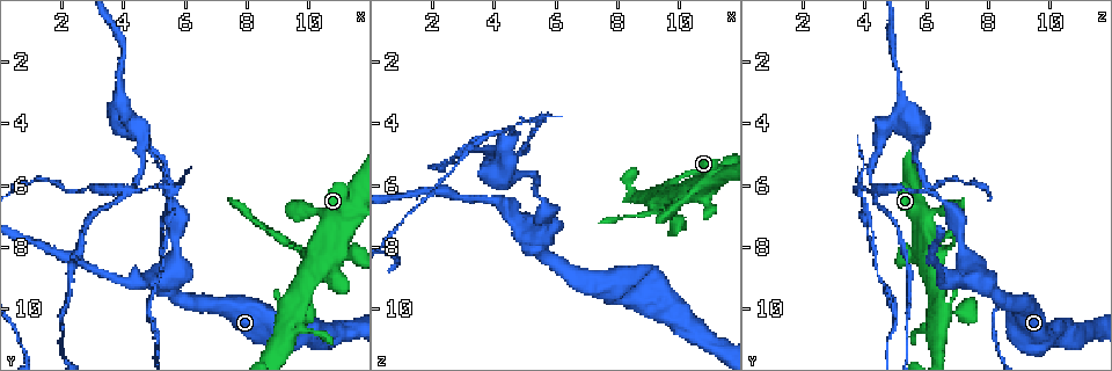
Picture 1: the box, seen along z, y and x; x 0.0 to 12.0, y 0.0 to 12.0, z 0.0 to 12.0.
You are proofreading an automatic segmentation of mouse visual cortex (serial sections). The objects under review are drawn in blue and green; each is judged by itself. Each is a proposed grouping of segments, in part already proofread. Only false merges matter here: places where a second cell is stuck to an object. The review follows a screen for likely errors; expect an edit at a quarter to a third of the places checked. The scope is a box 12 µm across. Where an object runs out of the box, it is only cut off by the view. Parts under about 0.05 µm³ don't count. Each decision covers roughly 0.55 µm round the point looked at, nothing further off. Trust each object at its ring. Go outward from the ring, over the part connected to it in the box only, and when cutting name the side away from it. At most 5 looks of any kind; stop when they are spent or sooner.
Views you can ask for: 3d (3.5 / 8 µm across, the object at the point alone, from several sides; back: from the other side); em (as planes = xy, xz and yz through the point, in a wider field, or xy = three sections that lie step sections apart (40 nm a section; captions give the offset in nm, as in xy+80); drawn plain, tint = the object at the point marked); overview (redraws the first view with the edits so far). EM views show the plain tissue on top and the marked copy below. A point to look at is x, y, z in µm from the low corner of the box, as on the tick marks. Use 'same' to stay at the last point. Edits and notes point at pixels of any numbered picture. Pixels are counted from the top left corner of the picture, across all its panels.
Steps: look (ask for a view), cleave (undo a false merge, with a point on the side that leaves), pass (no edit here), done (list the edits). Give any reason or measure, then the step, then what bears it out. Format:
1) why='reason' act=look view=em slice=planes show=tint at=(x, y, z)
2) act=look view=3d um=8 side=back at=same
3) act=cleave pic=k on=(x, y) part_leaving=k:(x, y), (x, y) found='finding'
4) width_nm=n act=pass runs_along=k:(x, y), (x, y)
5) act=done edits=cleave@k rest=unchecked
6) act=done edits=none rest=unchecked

act=look view=3d um=3.5 at=(5.5, 9.1, 7.9)

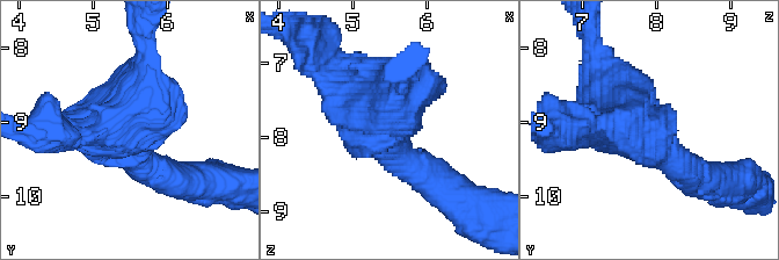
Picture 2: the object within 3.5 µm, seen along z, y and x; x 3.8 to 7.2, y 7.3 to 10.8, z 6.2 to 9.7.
why='need the tissue' act=look view=em slice=planes show=tint at=same

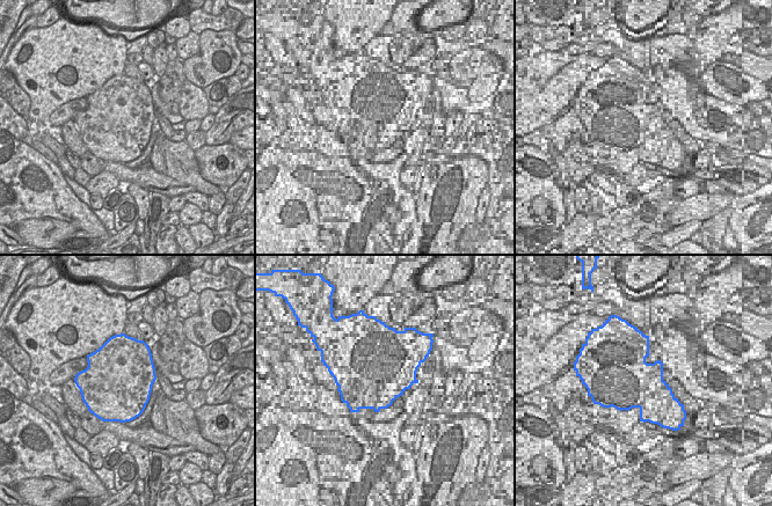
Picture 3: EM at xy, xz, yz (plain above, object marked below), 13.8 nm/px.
width_nm=950 act=pass runs_along=2:(678, 165), (604, 98), (592, 55) found='all the same cell'

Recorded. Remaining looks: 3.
why='thin neck' act=look view=3d um=8 at=(9.5, 8.0, 6.9)

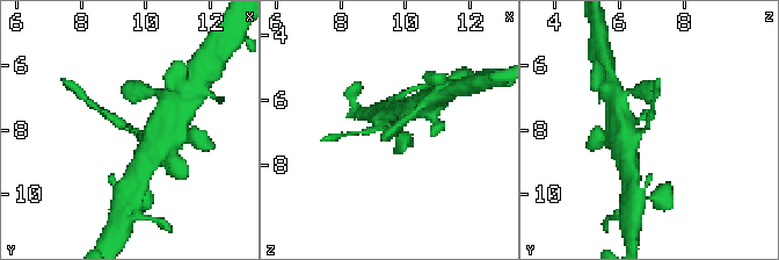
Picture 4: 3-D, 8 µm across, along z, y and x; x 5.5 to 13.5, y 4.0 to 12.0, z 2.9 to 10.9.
why='zoom in' act=look view=3d um=3.5 at=(9.5, 7.9, 6.9)

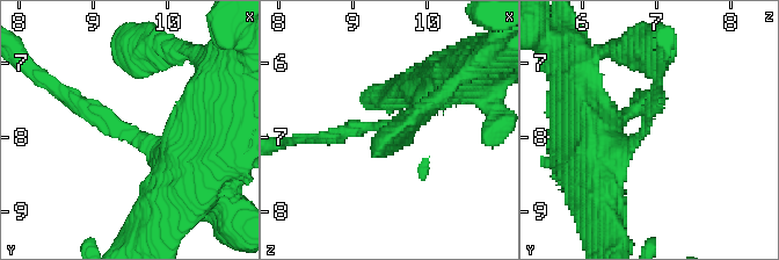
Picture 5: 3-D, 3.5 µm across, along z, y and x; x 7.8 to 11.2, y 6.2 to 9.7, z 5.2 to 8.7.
arm_widths_nm=200,250 act=look view=em slice=xy step=3 show=tint at=(9.45, 7.95, 6.85)

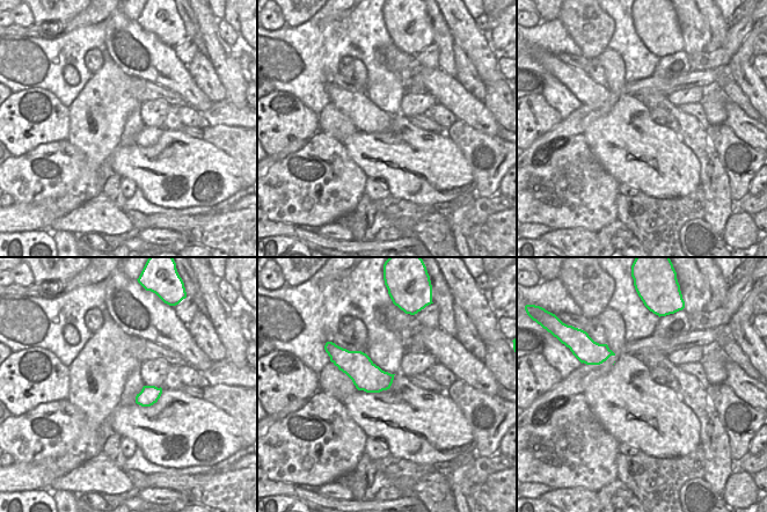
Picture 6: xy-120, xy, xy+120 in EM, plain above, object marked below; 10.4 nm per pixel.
act=pass runs_along=5:(177, 151), (164, 158), (64, 94) found='one cell here'

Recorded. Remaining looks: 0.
act=done edits=none rest=unchecked

